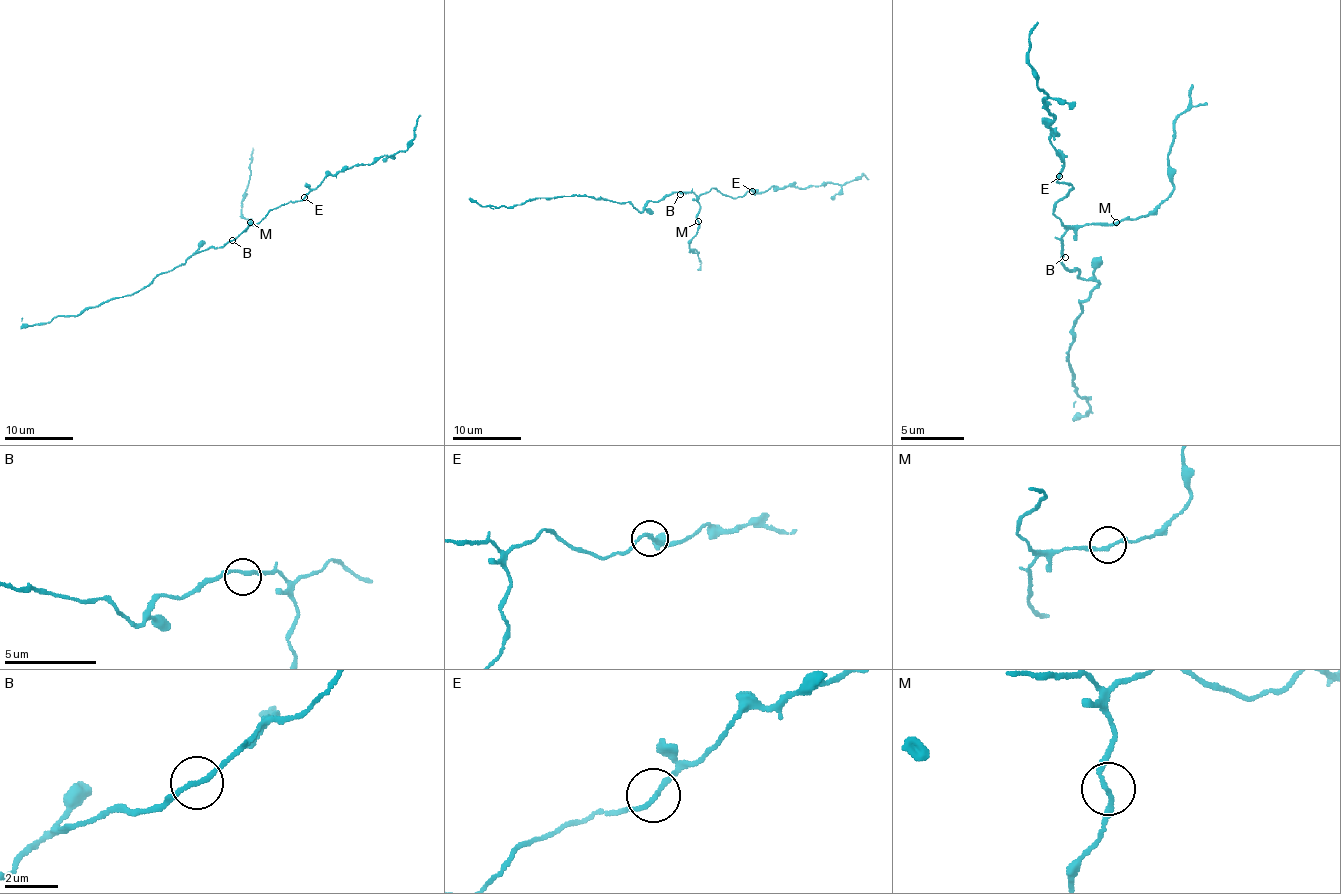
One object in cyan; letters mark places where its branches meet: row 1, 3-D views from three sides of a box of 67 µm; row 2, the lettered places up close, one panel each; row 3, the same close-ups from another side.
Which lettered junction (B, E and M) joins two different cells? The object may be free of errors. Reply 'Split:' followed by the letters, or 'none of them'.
Split: none of them

